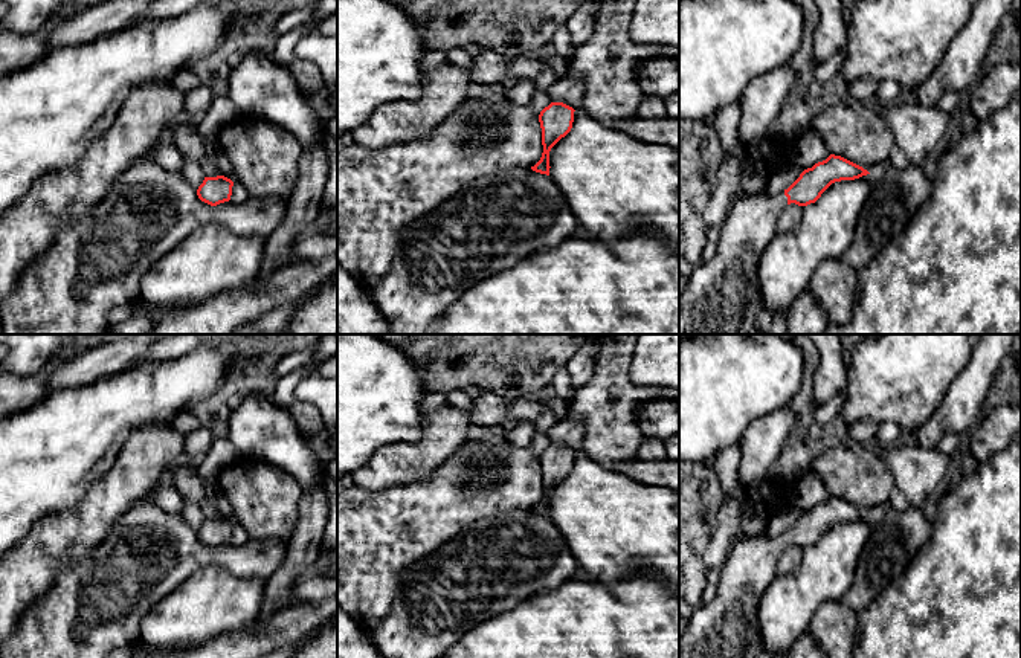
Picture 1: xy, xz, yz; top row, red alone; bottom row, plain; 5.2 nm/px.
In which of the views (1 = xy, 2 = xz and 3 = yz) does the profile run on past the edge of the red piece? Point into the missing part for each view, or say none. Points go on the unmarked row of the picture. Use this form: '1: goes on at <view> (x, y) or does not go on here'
1: does not go on here
2: does not go on here
3: goes on at yz (728, 626)

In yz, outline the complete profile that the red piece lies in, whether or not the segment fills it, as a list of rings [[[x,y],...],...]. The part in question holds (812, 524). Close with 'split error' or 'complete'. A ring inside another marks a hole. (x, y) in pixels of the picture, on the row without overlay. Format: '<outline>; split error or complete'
[[[830,496],[826,502],[804,511],[781,536],[743,536],[730,550],[719,574],[717,594],[704,608],[693,611],[684,635],[679,638],[679,658],[755,658],[762,650],[759,603],[777,577],[775,568],[784,550],[791,545],[807,548],[835,524],[855,522],[870,516],[862,508]]]; split error

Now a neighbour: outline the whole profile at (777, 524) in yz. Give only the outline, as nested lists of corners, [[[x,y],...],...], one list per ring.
[[[792,504],[783,513],[775,513],[769,516],[768,525],[766,525],[768,536],[784,534],[800,519],[803,513],[804,511],[800,507]]]

